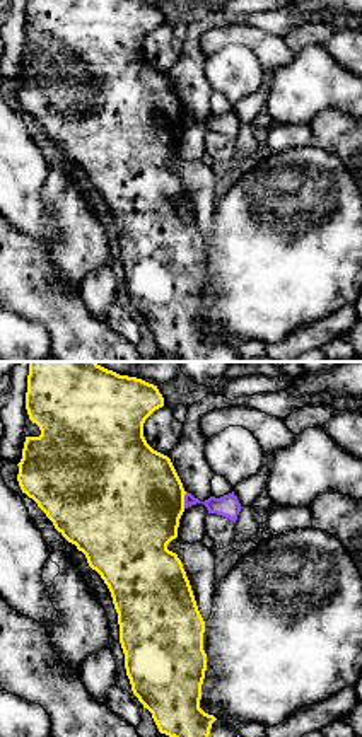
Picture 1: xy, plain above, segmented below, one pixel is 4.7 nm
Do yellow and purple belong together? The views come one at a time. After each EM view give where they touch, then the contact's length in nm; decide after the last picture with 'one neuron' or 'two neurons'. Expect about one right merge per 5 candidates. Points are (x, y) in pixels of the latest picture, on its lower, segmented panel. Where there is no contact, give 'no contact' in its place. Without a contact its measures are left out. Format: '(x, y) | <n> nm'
(183, 500) | 80 nm

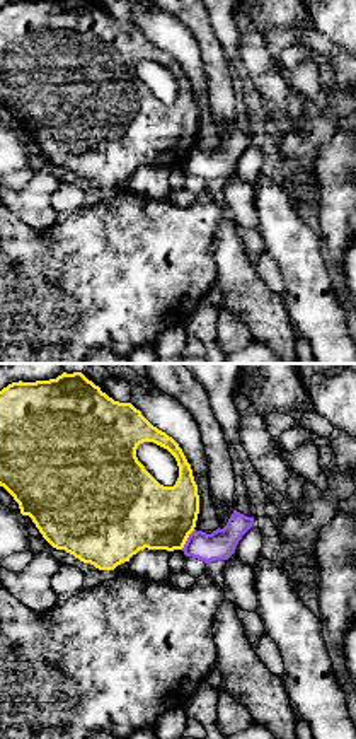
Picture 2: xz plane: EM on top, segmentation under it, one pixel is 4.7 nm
(186, 540) | 120 nm

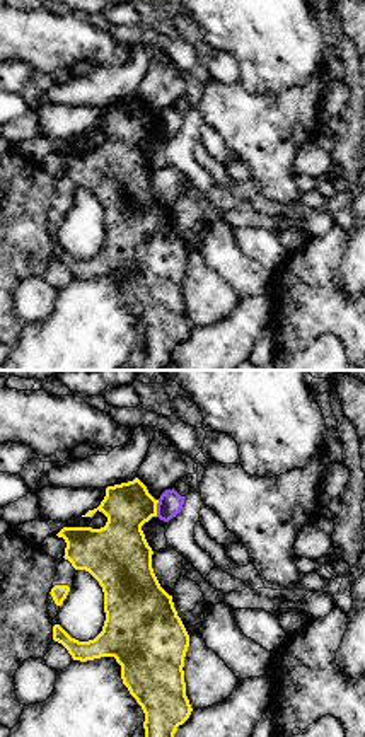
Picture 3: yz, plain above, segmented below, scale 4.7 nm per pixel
(156, 509) | 80 nm

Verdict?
two neurons

